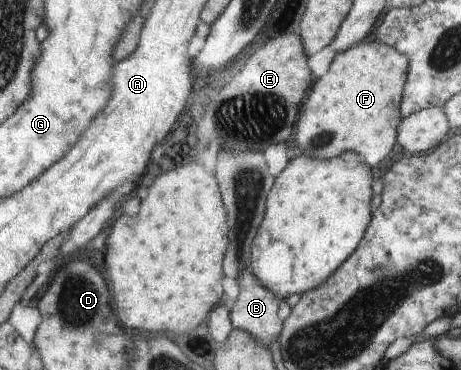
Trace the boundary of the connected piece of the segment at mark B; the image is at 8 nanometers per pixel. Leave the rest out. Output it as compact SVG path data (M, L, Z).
M247 264L247 268L242 271L242 274L239 275L237 280L239 284L239 295L236 298L233 308L230 309L231 323L235 328L249 332L260 344L269 348L269 344L279 337L284 326L284 321L281 320L277 314L280 299L275 294L272 294L272 291L269 291L269 289L253 275L253 272L249 269L249 264Z

